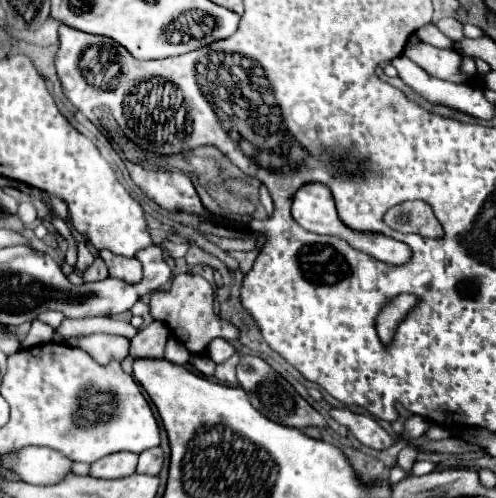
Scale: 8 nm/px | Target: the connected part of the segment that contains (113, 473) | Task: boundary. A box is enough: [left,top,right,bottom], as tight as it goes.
[90,452,138,478]

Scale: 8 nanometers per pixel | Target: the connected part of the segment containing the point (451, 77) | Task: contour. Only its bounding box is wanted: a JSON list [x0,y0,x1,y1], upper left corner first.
[404,42,468,82]

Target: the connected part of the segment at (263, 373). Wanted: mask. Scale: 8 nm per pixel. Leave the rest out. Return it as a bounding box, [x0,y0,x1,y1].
[236,356,326,428]

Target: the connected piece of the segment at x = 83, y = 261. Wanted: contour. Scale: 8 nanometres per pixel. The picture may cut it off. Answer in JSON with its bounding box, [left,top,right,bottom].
[76,242,94,272]

